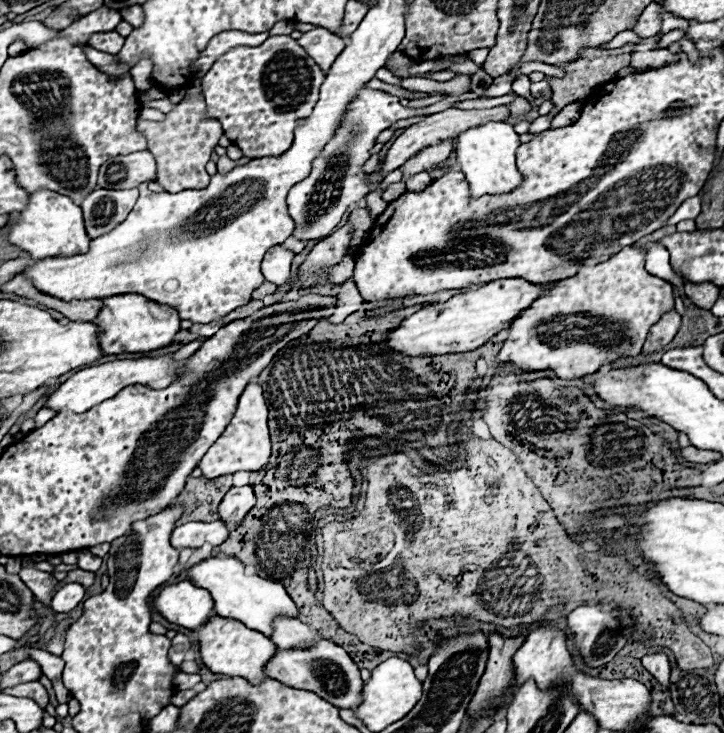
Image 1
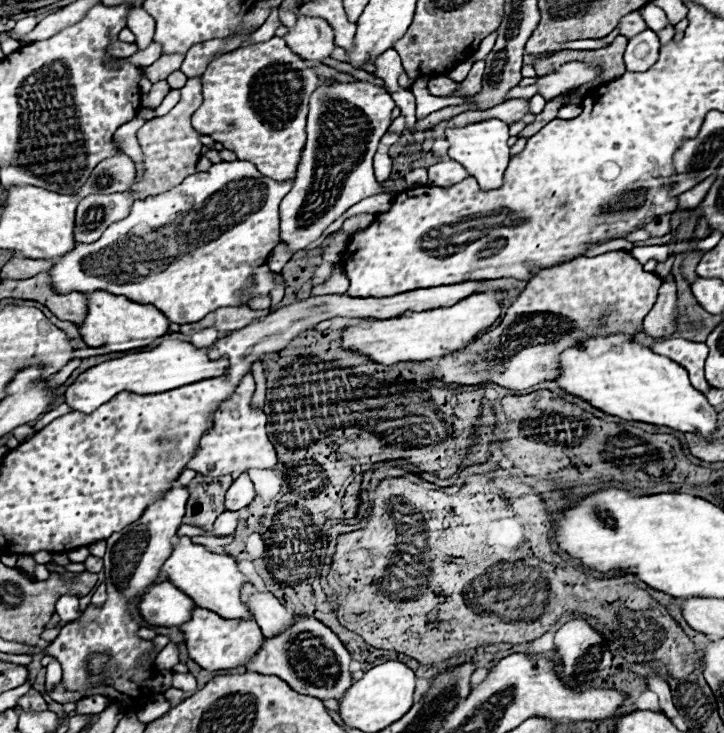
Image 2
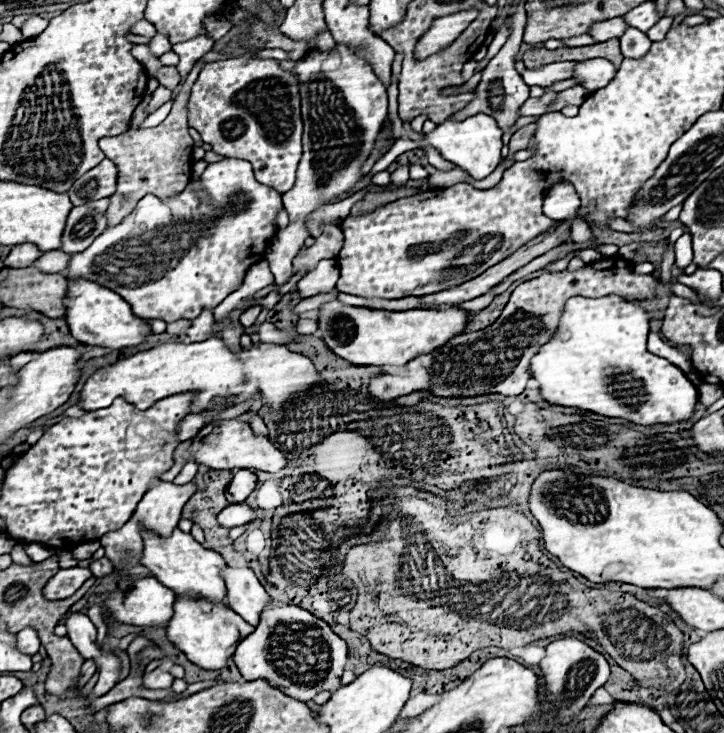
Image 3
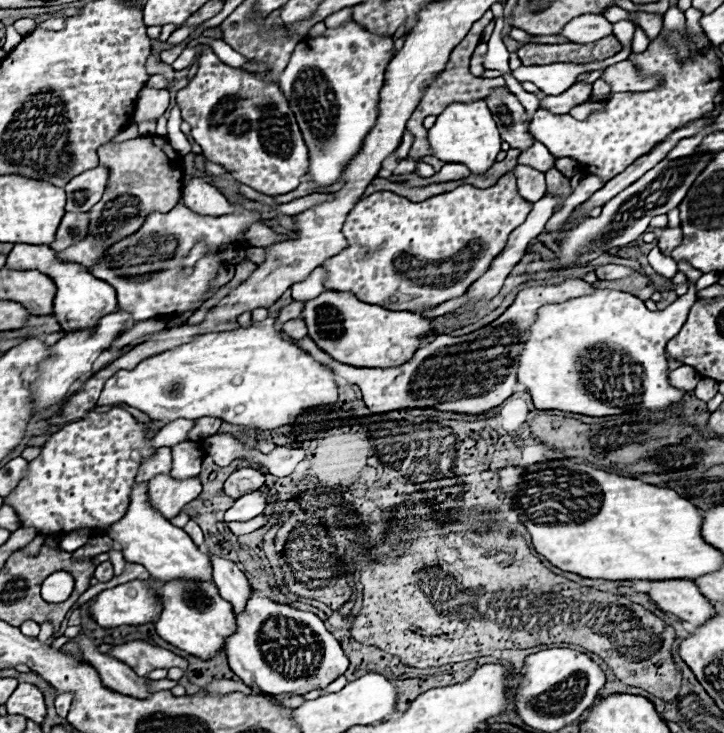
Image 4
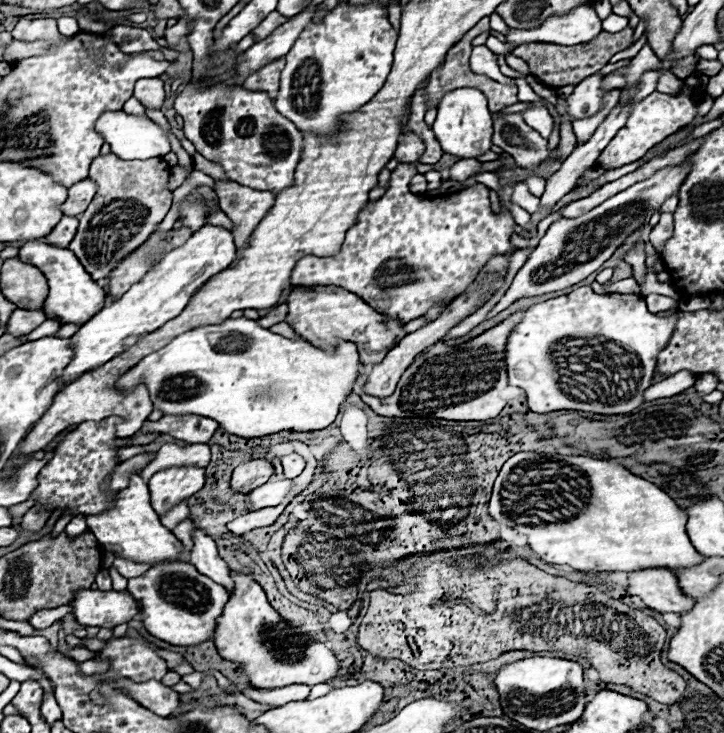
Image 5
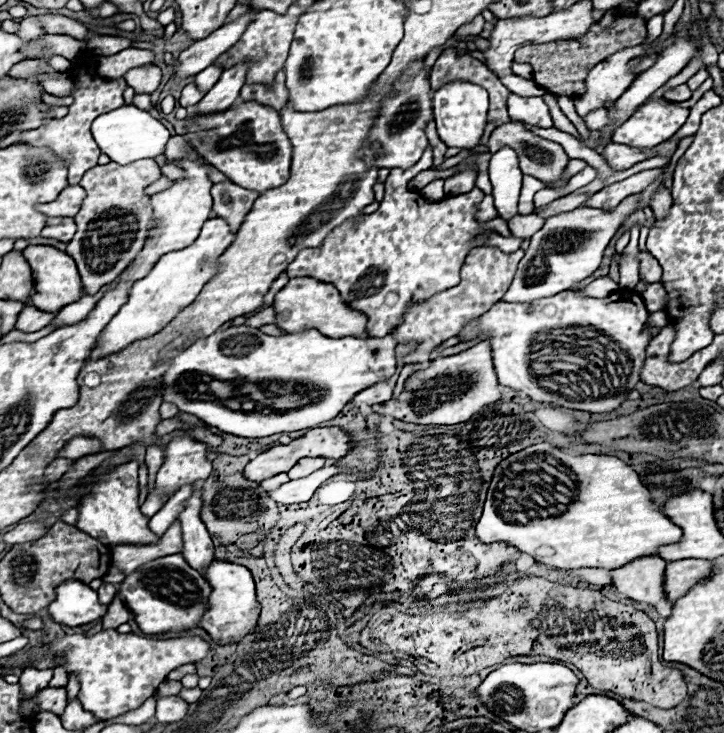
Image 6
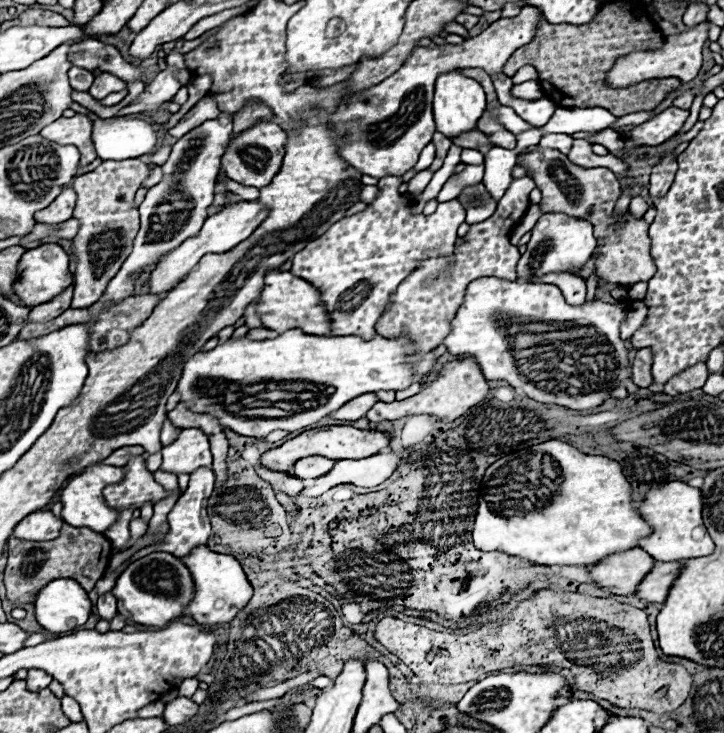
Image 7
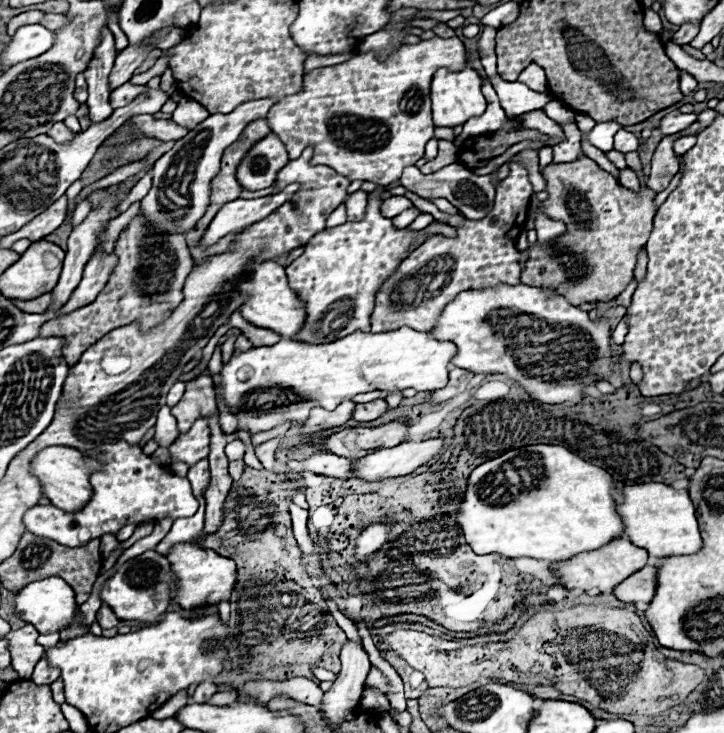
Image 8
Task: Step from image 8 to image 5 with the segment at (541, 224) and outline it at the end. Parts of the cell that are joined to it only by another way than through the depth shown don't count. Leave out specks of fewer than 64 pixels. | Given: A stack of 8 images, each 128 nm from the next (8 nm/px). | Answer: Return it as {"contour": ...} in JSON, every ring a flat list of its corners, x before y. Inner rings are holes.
{"contour":[[686,160,676,166,666,166,656,170,650,178,632,184,630,188,614,194,594,210,590,210,584,216,578,218,562,218,554,222,548,232,540,238,540,244,534,248,526,264,518,270,514,276,512,286,502,296,502,300,490,310,488,318,508,308,512,302,520,298,532,298,546,292,556,292,562,288,568,288,572,284,578,284,586,276,590,276,594,270,598,270,614,252,618,246,624,244,624,240,636,232,644,222,650,220,652,214,660,212,664,200,668,196,676,196,680,190,680,184,688,176]]}

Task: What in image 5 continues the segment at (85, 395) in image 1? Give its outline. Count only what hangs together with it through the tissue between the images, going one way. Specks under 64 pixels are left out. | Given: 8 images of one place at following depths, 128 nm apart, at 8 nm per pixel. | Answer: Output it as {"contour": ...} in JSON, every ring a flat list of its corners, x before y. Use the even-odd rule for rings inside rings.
{"contour":[[226,318,222,324,200,326,174,338,168,346,142,358,134,368,116,380,116,390,130,392,144,384,150,392,154,408,160,408,164,416,196,414,216,420,226,432,240,438,260,438,276,434,280,430,312,432,330,426,340,410,344,398,352,392,354,380,362,372,358,348,352,342,340,342,334,354,328,354,314,344,296,338,284,338,280,334,262,328,256,320]]}

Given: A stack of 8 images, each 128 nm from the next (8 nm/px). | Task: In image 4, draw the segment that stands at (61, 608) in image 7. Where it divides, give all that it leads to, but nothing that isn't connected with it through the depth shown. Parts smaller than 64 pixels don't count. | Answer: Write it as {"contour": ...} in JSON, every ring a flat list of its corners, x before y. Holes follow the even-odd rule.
{"contour":[[132,580,102,590,90,606,90,616,102,628,140,626,160,616,160,598,146,580]]}

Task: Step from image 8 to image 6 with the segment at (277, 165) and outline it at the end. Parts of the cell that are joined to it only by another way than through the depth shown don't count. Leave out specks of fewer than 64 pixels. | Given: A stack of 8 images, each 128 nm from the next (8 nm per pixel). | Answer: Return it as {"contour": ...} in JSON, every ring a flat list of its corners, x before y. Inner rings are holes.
{"contour":[[240,102,228,110,212,114,190,114,186,118,186,134,194,134,192,144,198,154,216,166,234,184,266,192,282,186,290,176,292,144,282,130,280,114,274,108,256,102],[212,132,212,134,198,134]]}

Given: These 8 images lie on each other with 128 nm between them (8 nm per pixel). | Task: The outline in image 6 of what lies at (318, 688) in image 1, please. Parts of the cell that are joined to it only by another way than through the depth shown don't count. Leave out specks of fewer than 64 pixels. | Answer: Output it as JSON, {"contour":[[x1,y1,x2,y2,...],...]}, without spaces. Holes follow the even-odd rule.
{"contour":[[214,560,210,564,210,568,206,570,204,578,210,582,210,586,214,590,210,594,210,600,208,600,210,602,208,612,204,614,200,626,212,636,214,642,218,642,222,646,236,644,246,634,252,634,256,630,256,626,258,626,260,602,256,598,256,586,254,586,250,570,244,568,244,566,238,566,238,564]]}

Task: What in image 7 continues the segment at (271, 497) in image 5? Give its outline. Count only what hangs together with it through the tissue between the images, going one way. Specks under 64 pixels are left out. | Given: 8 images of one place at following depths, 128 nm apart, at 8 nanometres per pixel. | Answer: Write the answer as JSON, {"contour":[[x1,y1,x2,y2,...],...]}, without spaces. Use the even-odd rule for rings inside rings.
{"contour":[[394,452,372,454,362,460,338,460,336,466,328,474,316,478,312,486,304,486,298,496,314,498,336,484,354,484,354,486,364,486,364,488,376,486,384,482,386,478,390,478,398,462,400,462,400,456]]}

